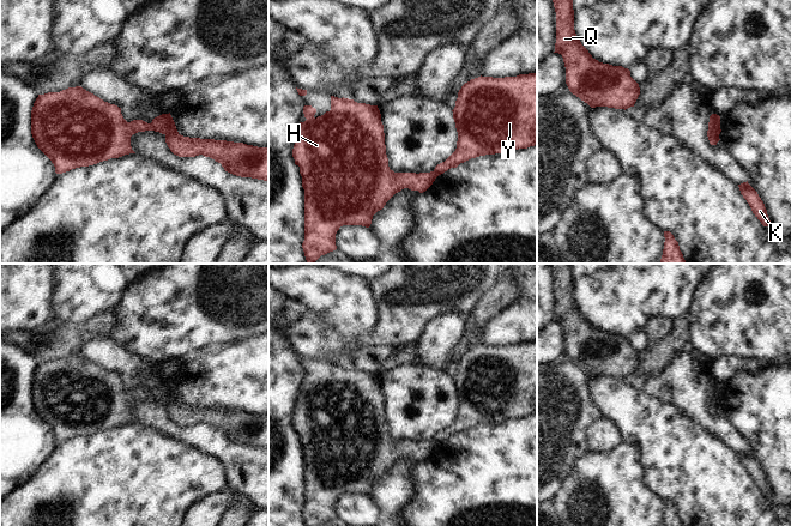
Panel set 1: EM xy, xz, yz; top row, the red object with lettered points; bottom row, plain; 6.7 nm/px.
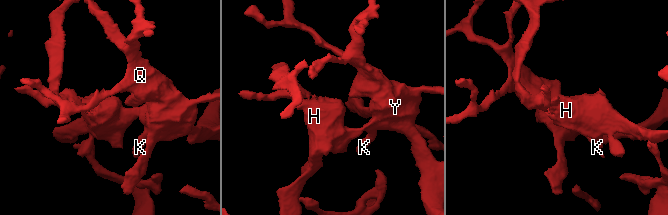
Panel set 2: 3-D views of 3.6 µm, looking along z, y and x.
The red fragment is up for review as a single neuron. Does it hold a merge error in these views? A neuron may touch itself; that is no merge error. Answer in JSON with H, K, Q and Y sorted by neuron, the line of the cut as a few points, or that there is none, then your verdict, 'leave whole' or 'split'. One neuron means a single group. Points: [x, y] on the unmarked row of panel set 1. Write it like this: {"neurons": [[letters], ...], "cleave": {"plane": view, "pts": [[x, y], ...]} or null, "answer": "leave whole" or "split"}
{"neurons": [["H"], ["K", "Q", "Y"]], "cleave": {"plane": "yz", "pts": [[714, 382], [714, 399], [718, 403]]}, "answer": "split"}

